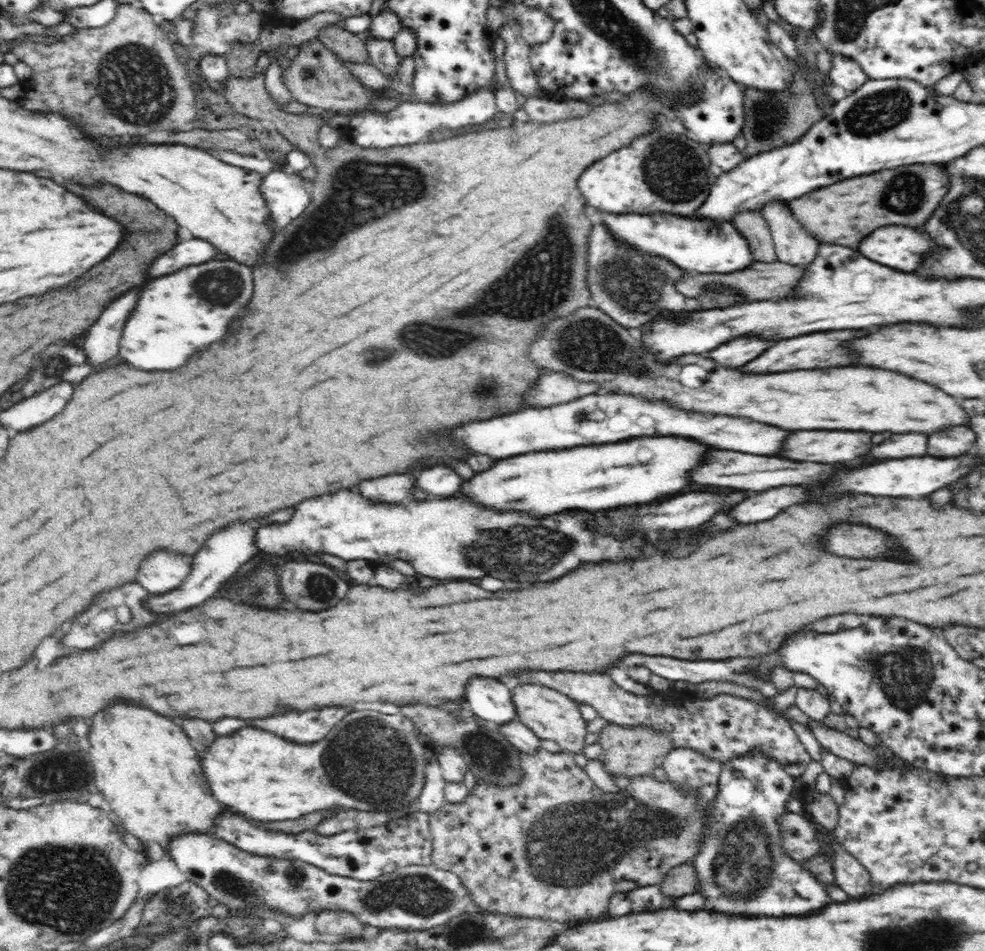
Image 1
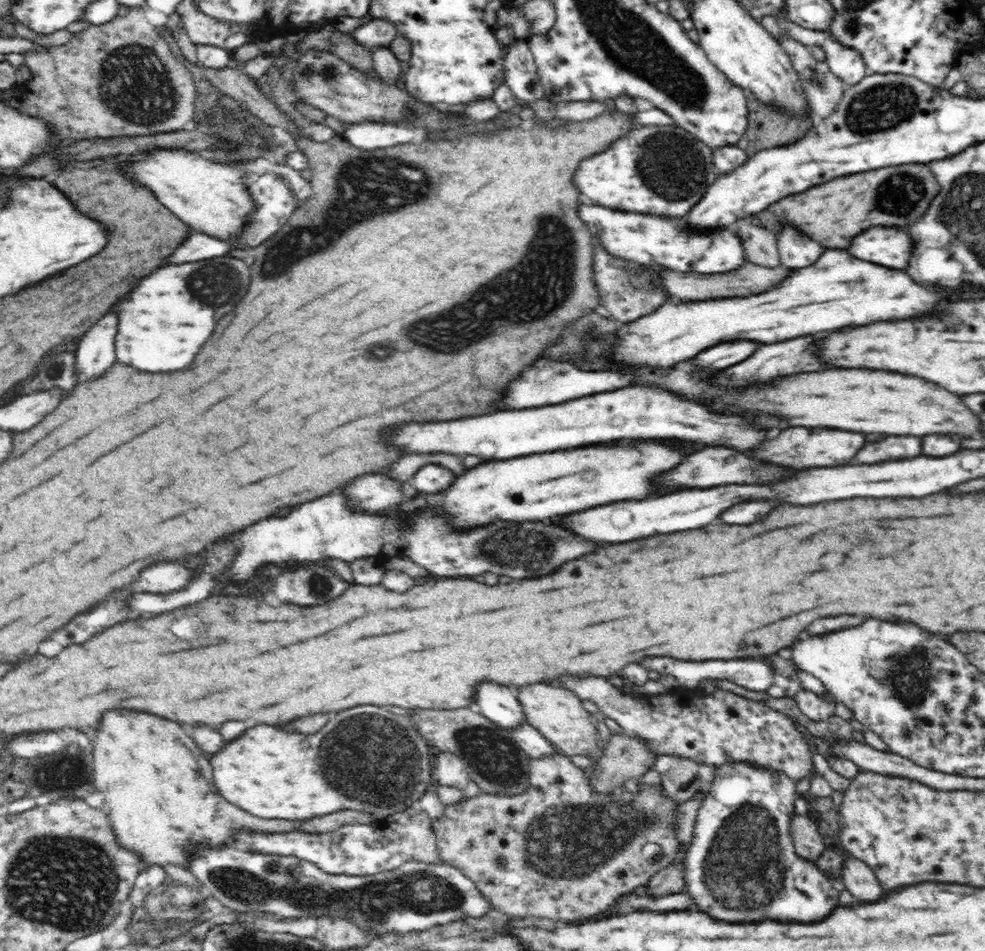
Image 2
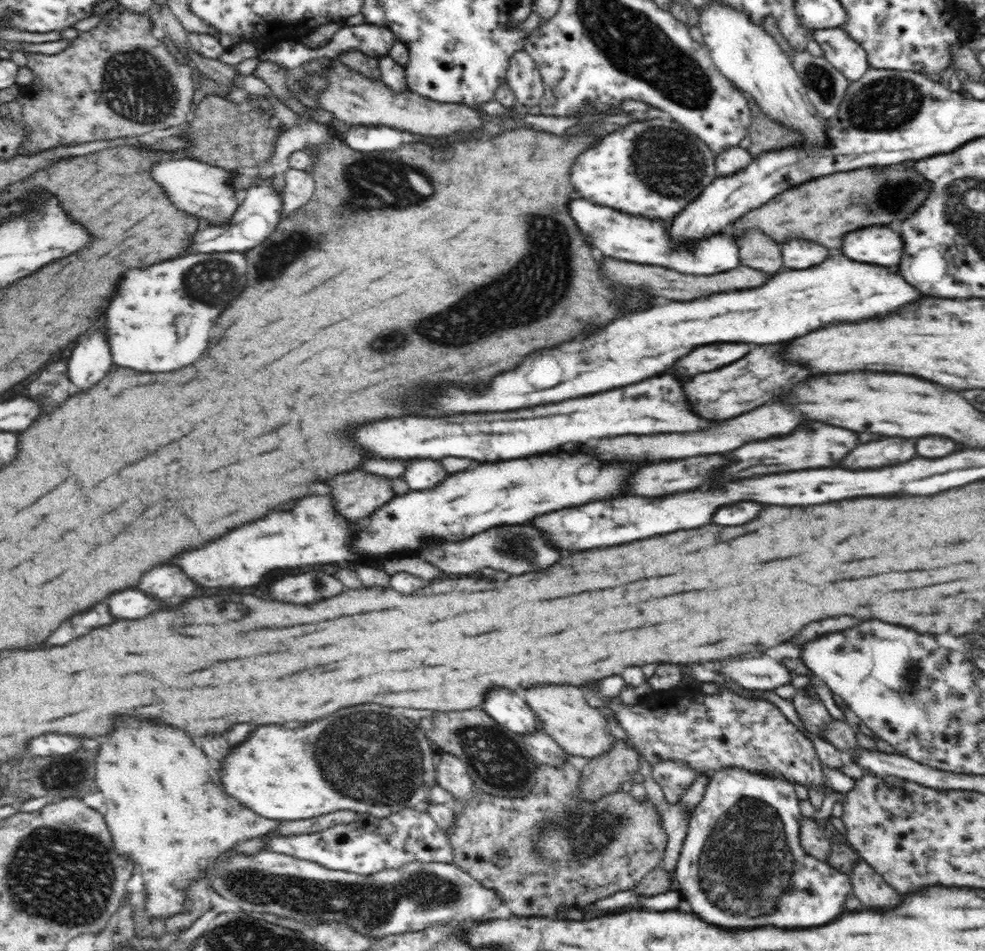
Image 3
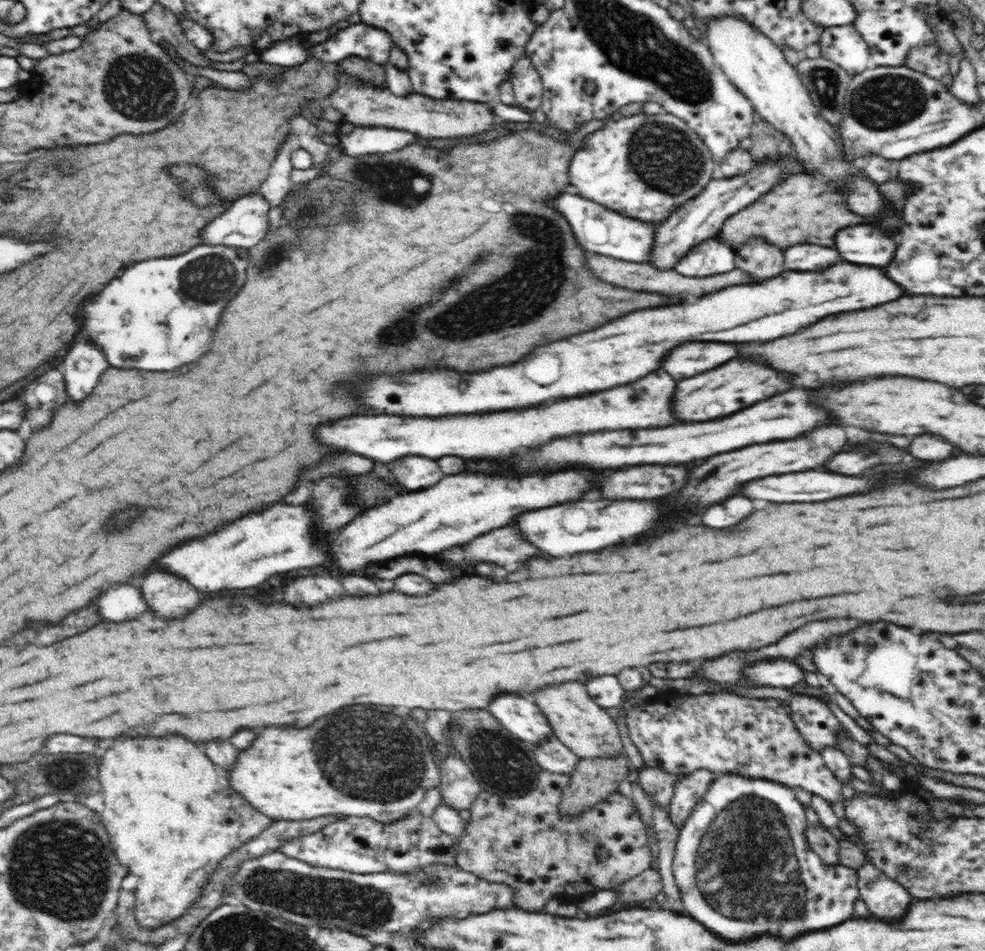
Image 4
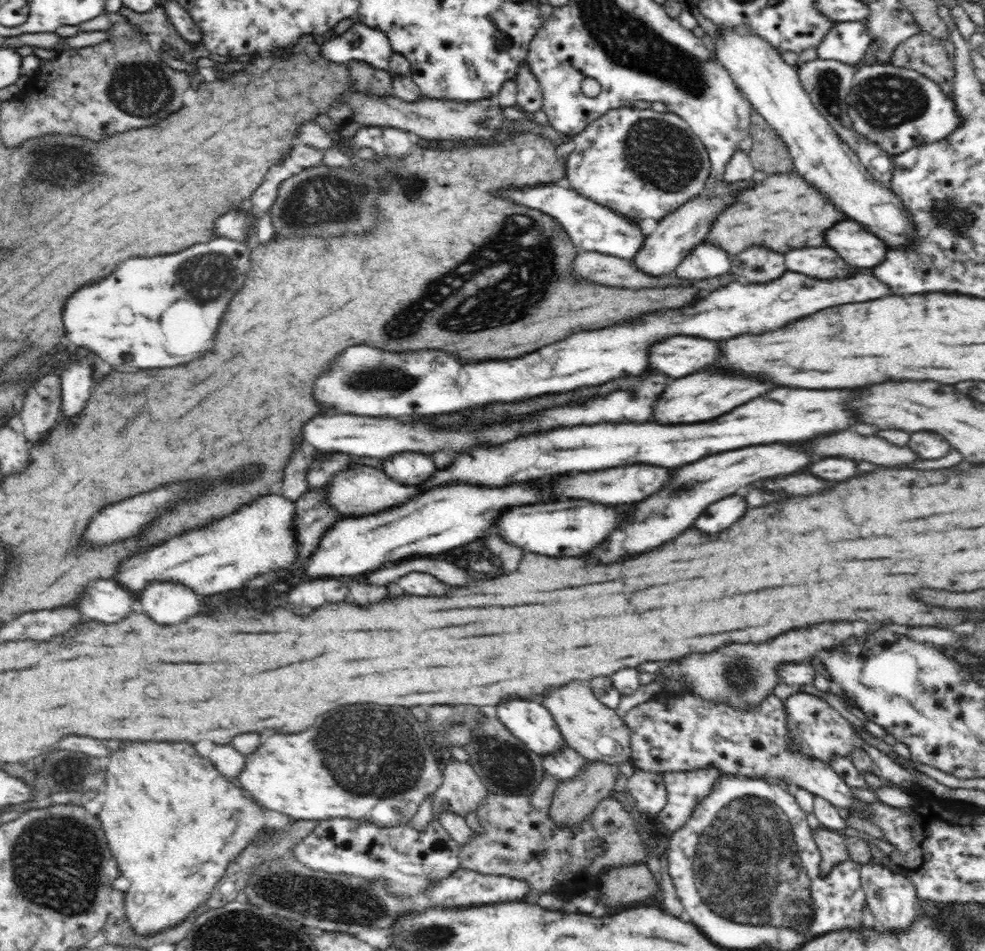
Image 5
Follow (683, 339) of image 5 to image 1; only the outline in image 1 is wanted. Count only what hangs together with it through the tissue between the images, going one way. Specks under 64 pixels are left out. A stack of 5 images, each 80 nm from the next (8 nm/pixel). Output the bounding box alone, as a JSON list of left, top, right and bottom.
[710,336,774,368]

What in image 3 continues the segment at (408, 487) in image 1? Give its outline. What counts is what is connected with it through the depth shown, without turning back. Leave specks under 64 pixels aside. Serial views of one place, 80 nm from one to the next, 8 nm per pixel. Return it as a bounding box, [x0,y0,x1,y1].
[330,470,394,524]

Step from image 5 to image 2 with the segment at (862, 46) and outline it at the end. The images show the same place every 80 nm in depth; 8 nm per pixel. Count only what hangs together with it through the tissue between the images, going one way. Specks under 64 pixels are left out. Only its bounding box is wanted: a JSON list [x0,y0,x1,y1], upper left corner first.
[775,16,867,87]

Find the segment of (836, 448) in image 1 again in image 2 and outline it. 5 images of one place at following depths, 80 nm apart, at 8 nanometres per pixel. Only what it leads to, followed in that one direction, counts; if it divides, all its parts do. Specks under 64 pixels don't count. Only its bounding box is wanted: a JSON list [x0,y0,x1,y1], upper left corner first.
[752,428,866,468]

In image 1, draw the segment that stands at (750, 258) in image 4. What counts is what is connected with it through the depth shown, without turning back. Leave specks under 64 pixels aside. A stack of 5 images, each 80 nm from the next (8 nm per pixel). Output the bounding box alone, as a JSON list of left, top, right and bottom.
[733,211,774,262]

